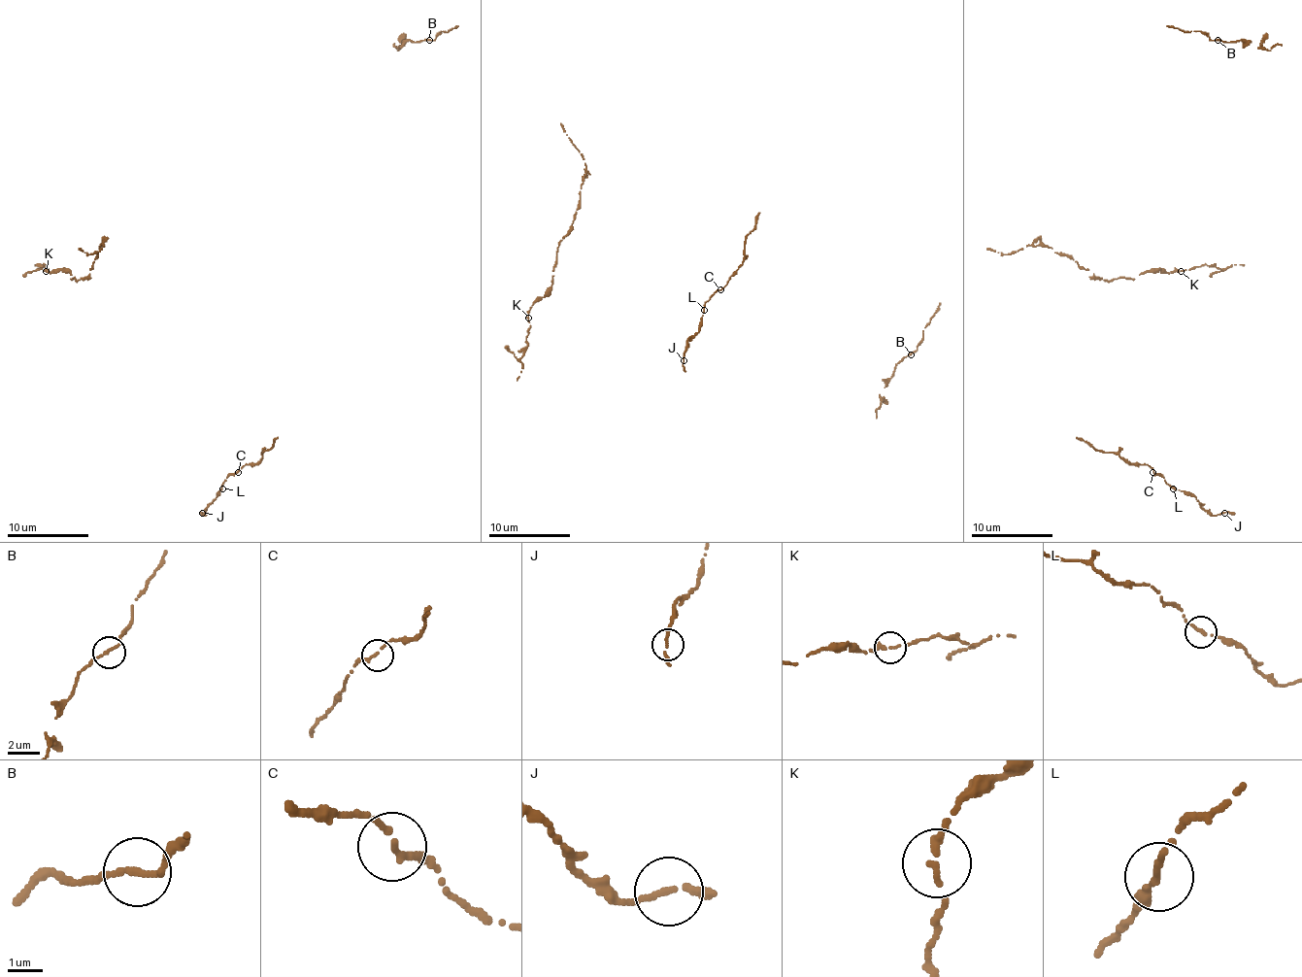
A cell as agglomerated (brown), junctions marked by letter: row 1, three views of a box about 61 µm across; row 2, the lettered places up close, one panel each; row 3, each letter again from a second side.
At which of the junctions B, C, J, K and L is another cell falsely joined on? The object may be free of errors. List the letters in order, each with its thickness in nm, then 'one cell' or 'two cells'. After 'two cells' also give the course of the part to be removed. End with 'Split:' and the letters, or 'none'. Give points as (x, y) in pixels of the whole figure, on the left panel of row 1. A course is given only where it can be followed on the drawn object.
B: 180 nm thick; one cell
C: 180 nm thick; one cell
J: 180 nm thick; one cell
K: 180 nm thick; one cell
L: 180 nm thick; one cell
Split: none

